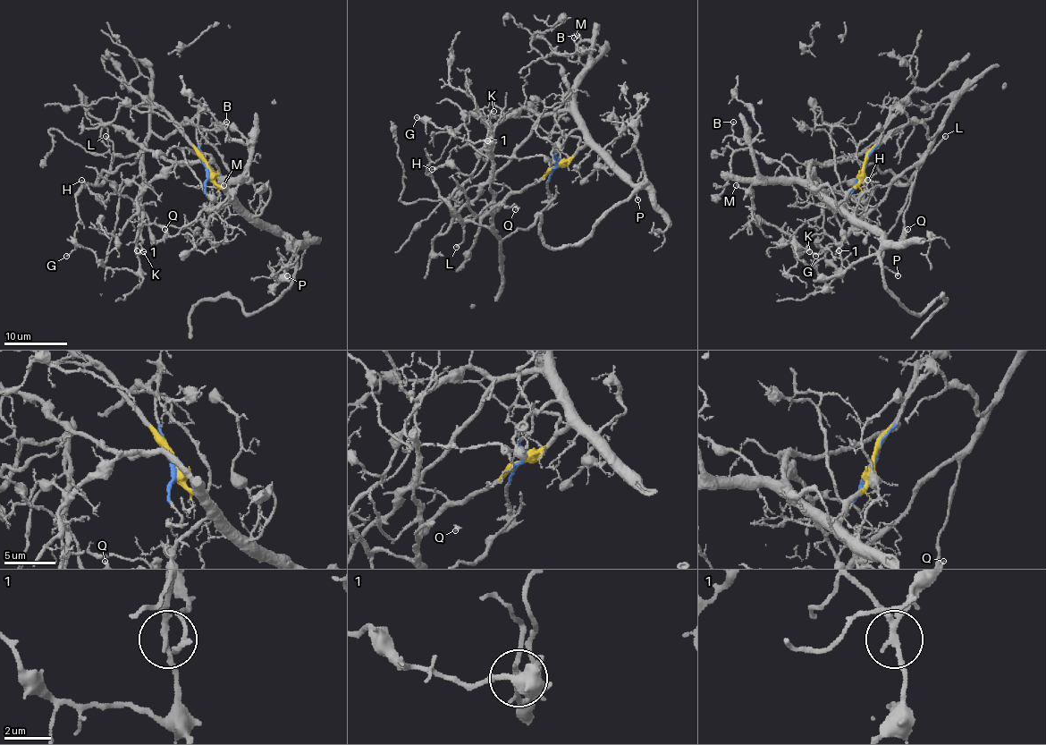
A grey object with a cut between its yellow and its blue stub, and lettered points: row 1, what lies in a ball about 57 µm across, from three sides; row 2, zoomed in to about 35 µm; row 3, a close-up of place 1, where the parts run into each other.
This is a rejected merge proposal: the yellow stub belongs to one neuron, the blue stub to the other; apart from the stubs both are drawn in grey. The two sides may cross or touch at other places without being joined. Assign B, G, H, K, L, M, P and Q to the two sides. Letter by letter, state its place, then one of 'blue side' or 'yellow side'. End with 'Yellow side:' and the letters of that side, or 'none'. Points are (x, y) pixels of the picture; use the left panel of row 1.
B: at (226, 122); yellow side
G: at (66, 256); yellow side
H: at (81, 180); yellow side
K: at (143, 251); blue side
L: at (105, 136); blue side
M: at (223, 185); yellow side
P: at (287, 275); yellow side
Q: at (164, 229); blue side
Yellow side: B, G, H, M, P

